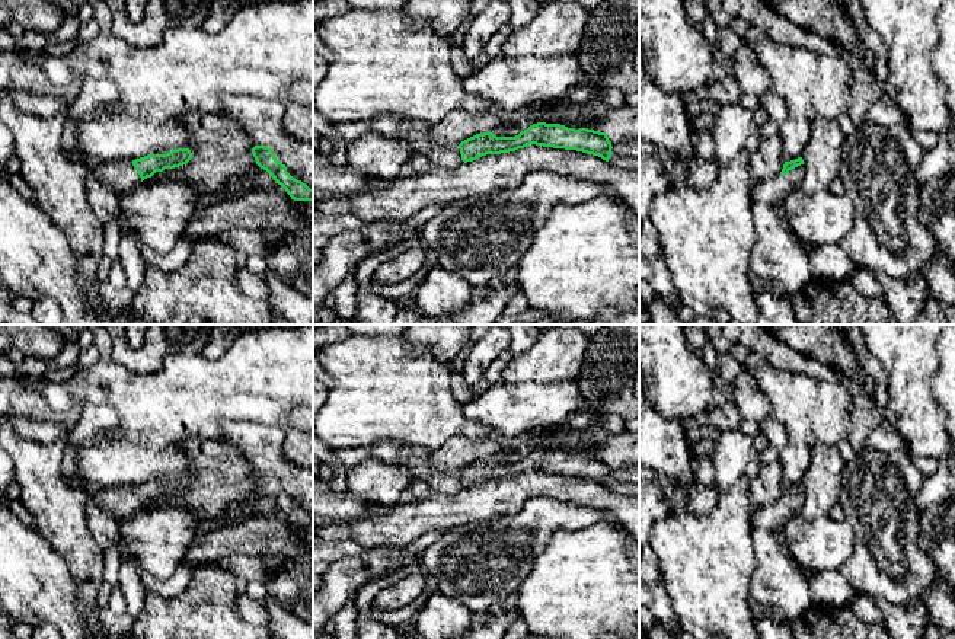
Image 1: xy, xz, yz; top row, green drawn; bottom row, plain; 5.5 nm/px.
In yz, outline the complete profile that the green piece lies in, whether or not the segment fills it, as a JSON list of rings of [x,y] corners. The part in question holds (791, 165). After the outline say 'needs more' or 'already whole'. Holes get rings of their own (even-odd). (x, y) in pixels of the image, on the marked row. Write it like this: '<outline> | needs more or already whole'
[[[802,157],[785,162],[783,169],[777,176],[756,183],[753,201],[777,208],[785,201],[785,197],[789,191],[799,188],[802,176]]] | needs more

